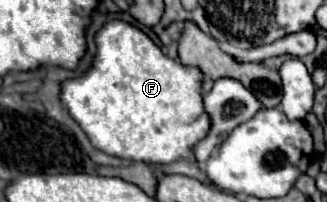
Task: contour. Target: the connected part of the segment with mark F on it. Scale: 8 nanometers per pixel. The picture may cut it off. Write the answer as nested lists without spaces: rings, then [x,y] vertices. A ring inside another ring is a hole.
[[[122,20],[106,22],[94,40],[98,52],[90,72],[62,84],[62,102],[70,116],[82,126],[90,142],[110,156],[146,164],[172,164],[178,158],[192,158],[194,146],[210,132],[210,118],[206,118],[200,92],[202,72],[168,58],[142,30]]]

